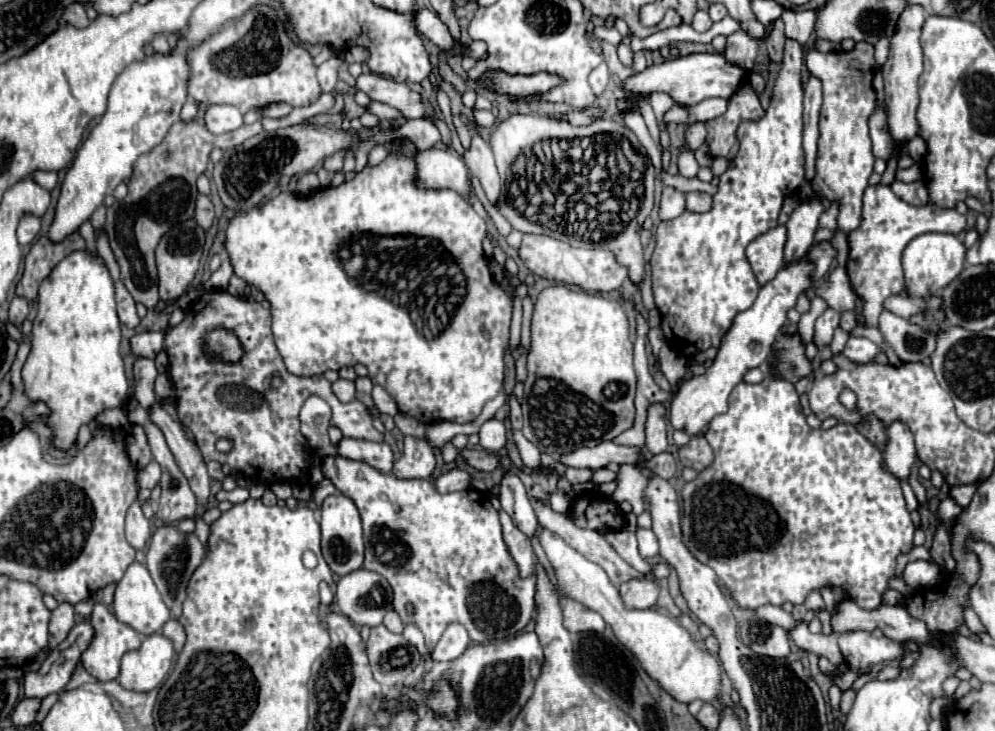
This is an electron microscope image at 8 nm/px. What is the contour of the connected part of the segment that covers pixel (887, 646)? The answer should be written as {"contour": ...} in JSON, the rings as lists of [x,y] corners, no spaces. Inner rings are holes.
{"contour":[[[851,631],[839,635],[839,647],[851,669],[861,671],[881,661],[893,661],[899,657],[899,643],[889,637],[873,637],[867,631]]]}

